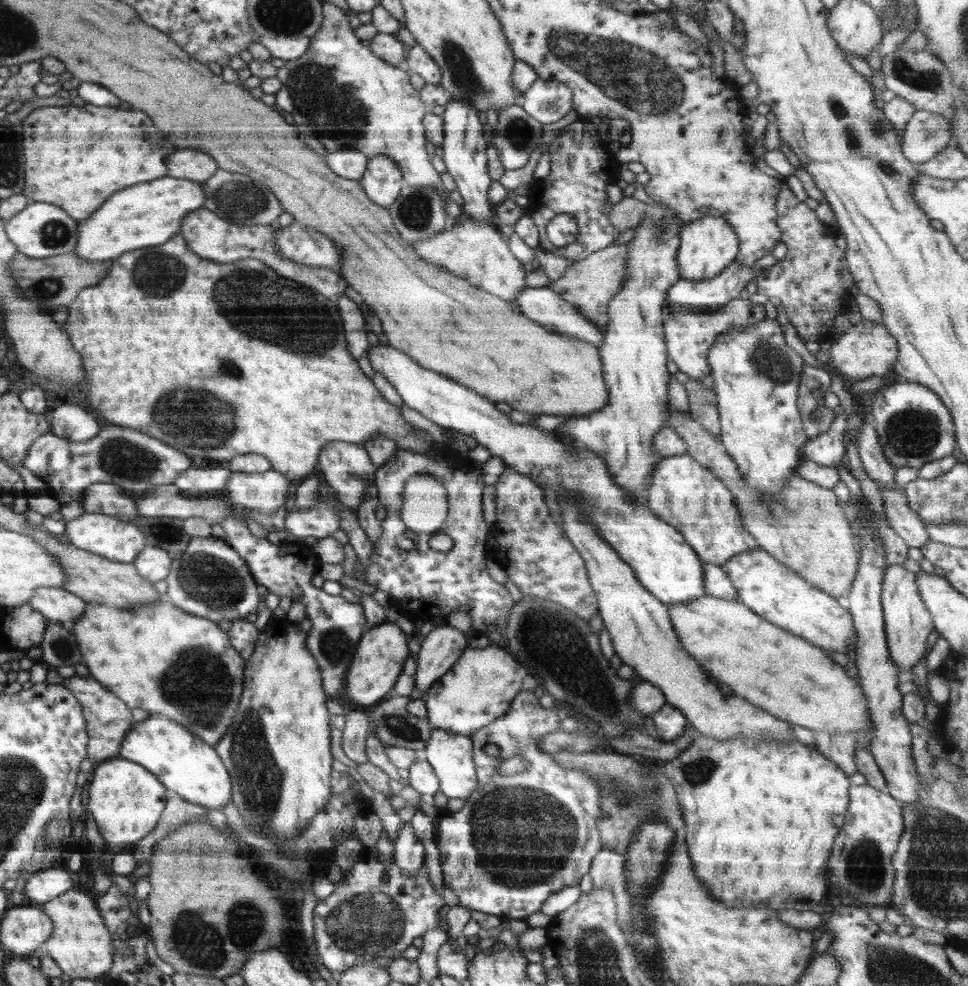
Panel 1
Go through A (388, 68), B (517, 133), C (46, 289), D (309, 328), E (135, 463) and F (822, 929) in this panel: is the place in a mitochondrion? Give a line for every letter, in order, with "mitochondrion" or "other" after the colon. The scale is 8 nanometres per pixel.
A: other
B: mitochondrion
C: mitochondrion
D: mitochondrion
E: mitochondrion
F: other

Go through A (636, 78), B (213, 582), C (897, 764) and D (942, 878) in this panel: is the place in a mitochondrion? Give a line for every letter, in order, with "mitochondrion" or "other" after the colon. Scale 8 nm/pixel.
A: mitochondrion
B: mitochondrion
C: other
D: mitochondrion

